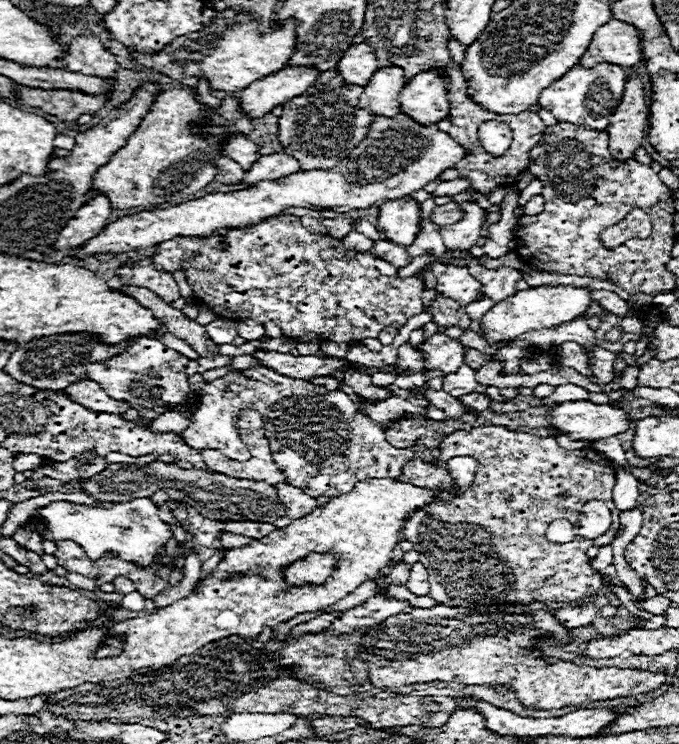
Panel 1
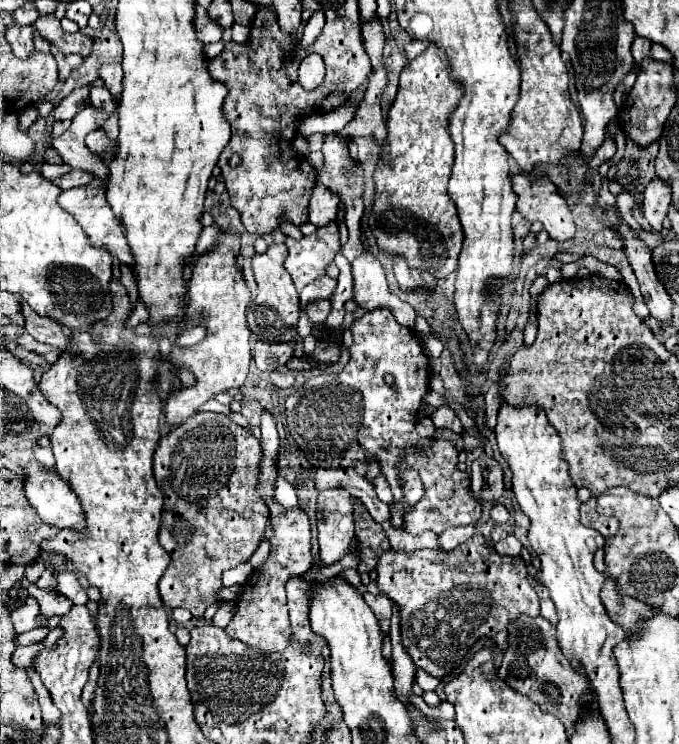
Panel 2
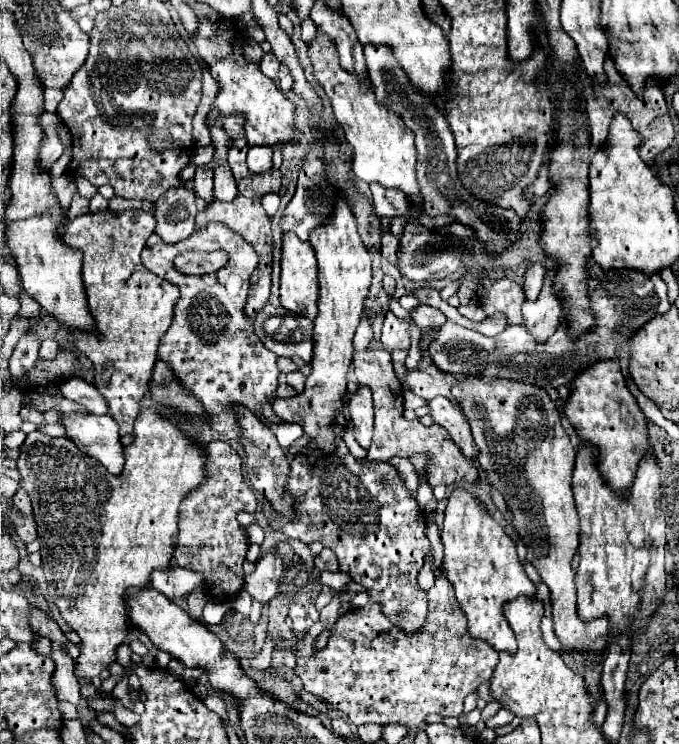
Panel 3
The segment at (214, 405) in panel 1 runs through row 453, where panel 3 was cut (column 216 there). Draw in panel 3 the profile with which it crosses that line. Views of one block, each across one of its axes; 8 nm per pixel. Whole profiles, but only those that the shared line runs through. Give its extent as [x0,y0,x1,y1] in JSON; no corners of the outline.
[142,222,280,444]

